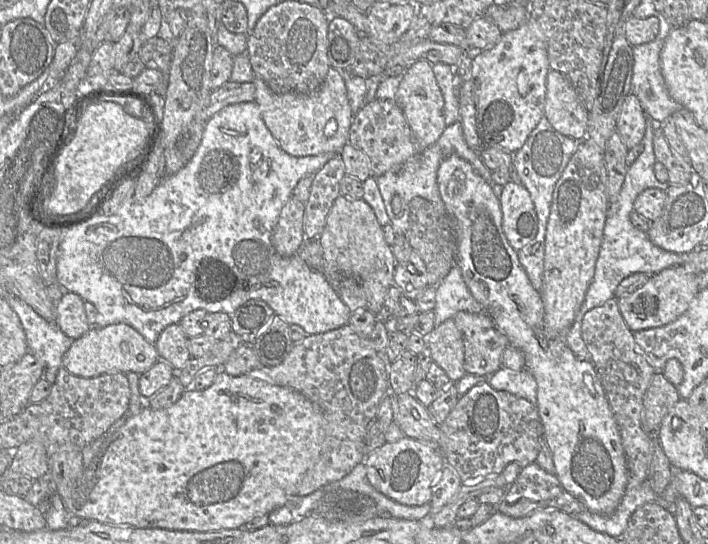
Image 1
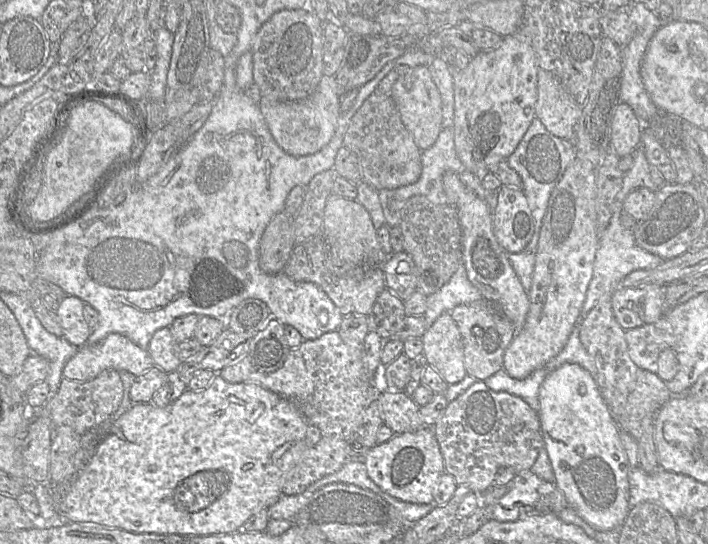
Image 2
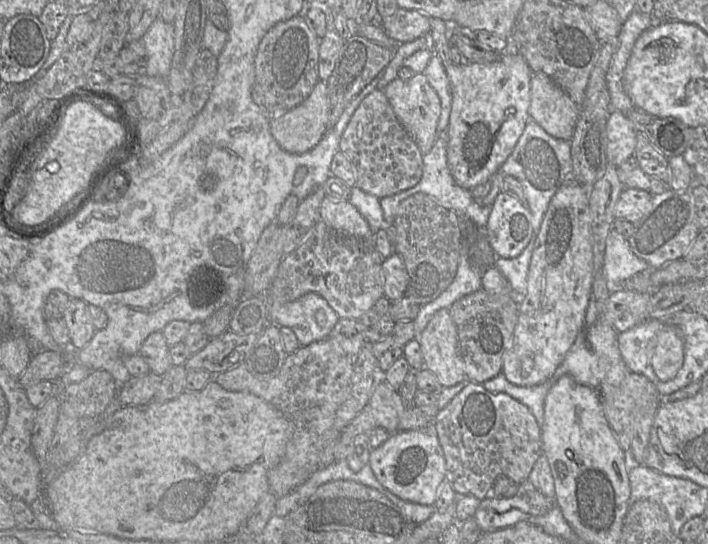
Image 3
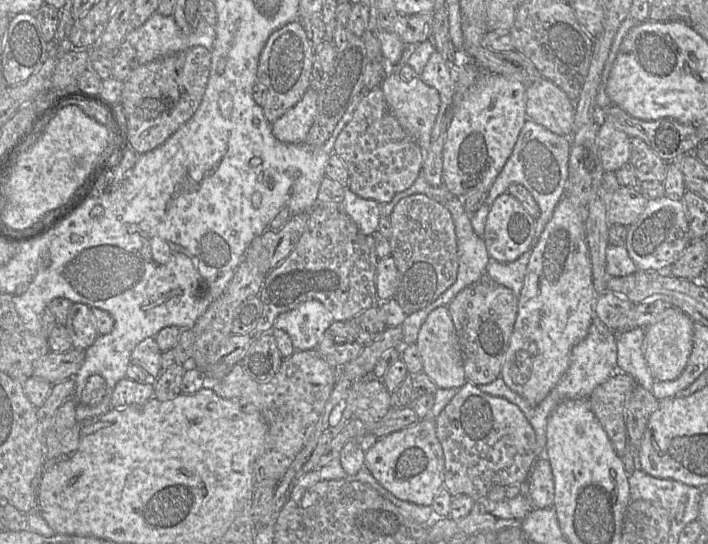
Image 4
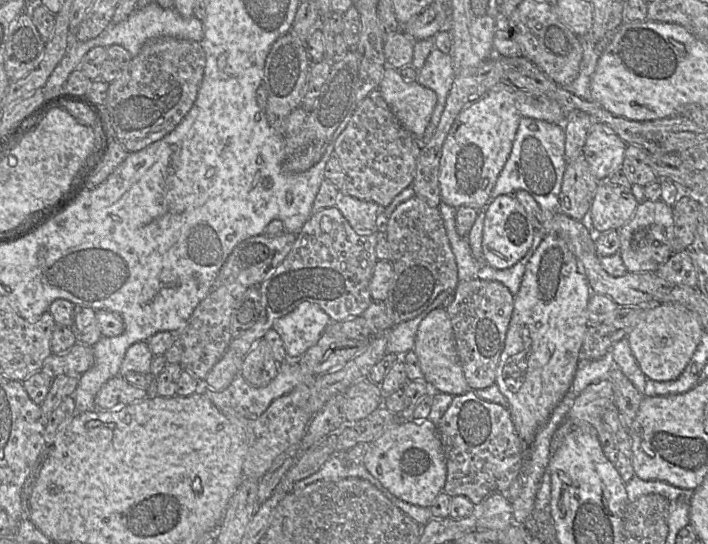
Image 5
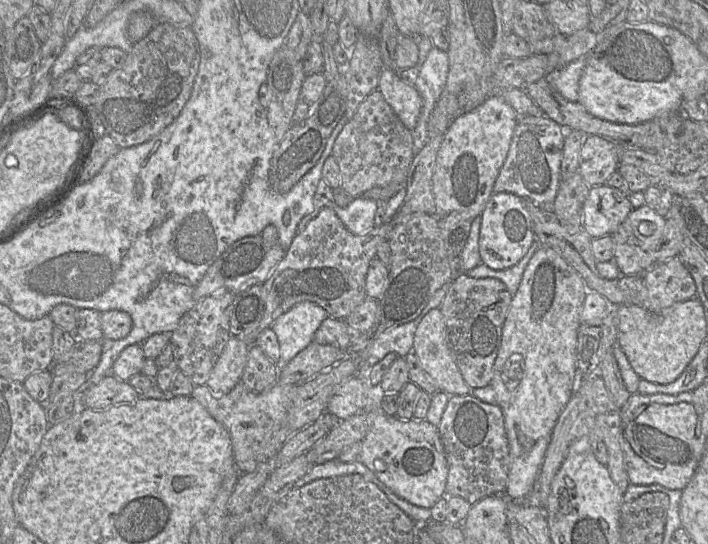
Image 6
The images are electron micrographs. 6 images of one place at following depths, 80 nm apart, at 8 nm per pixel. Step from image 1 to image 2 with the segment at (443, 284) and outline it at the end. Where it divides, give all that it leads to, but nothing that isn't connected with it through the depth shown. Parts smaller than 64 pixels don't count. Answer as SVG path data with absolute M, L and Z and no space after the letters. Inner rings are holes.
M462 262L449 281L427 297L427 308L424 313L426 327L431 326L443 312L451 312L458 305L481 298L480 291L468 279Z

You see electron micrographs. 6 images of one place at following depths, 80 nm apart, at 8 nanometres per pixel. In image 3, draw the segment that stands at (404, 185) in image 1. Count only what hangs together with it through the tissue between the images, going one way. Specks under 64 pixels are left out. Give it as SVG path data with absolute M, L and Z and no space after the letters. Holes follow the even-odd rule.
M441 135L437 137L431 150L423 155L422 176L420 181L414 187L379 199L385 222L394 222L398 206L404 199L415 193L424 193L444 208L454 210L462 219L468 220L470 223L474 224L478 230L485 231L492 206L483 205L481 201L475 200L469 190L458 186L454 182L448 167L447 144L448 141L446 135Z

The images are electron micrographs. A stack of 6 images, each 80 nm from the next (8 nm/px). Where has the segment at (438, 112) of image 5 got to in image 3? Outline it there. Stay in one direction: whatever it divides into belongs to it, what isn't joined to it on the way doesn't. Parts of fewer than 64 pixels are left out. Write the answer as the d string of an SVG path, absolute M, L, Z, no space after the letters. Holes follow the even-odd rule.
M437 55L432 56L423 74L440 99L441 114L436 128L437 137L439 137L445 135L444 131L448 129L452 108L451 83L441 59Z

